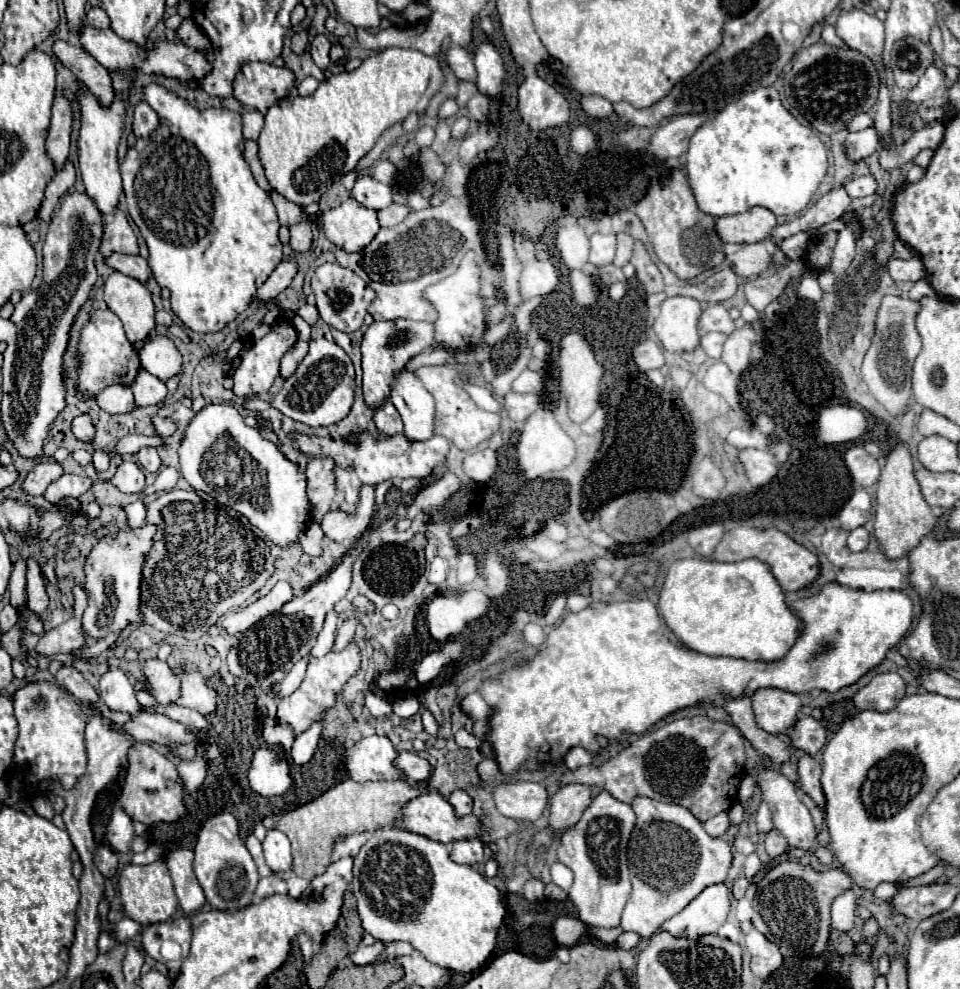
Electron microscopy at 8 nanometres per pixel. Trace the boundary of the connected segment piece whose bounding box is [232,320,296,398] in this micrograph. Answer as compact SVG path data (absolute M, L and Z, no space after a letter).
M278 320L270 334L266 334L262 340L258 340L246 354L244 358L240 360L238 368L234 370L232 374L232 380L234 380L234 388L232 392L240 398L252 398L252 396L258 396L258 394L266 394L274 380L278 378L278 366L280 366L280 360L282 356L286 354L286 350L296 342L296 330L292 328L292 324L288 320Z

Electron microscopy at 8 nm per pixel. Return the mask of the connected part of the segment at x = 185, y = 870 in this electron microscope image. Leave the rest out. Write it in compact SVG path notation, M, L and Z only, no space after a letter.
M176 848L166 857L166 864L174 882L174 892L178 896L178 904L186 914L202 908L206 902L204 892L192 870L192 858L194 852L190 848Z

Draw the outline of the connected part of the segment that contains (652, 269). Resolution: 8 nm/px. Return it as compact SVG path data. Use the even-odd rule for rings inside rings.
M640 240L634 244L632 264L634 264L634 268L636 268L638 280L644 284L646 290L650 290L650 292L660 292L660 290L664 288L664 284L662 284L662 274L660 274L660 270L656 268L656 264L652 262L650 254L646 252L646 248L644 248L644 244L642 244Z

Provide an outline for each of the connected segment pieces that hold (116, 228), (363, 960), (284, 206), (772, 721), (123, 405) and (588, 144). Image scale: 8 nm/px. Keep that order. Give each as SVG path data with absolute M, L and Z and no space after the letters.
M116 210L114 218L104 228L104 238L100 246L100 256L110 256L114 252L120 254L138 254L138 242L132 226L126 220L122 210Z
M374 942L372 946L364 946L364 948L360 948L356 954L352 954L352 962L354 964L372 964L372 962L376 962L378 958L380 958L380 954L384 952L384 948L386 948L386 944L384 942Z
M275 191L270 192L270 197L276 206L278 219L281 226L290 227L292 224L296 224L298 222L311 220L311 216L304 214L300 206L288 201Z
M776 688L758 690L752 696L752 706L758 726L770 734L784 734L792 730L802 710L802 702L796 694Z
M122 384L104 388L100 394L96 394L96 402L102 410L106 410L110 414L126 414L126 412L134 410L132 390L130 390L130 386L122 386Z
M578 126L572 130L572 136L570 136L570 144L576 152L580 154L586 154L588 150L594 148L594 134L586 128L586 126Z

